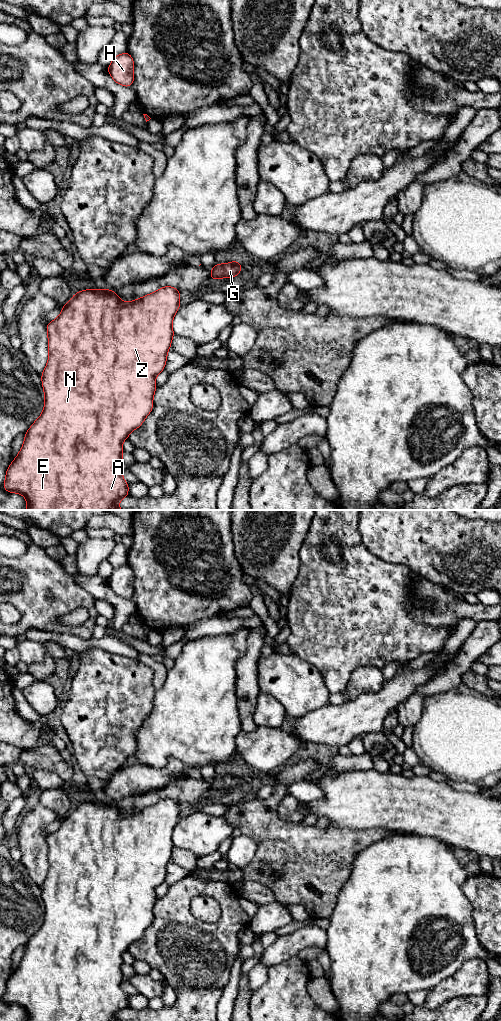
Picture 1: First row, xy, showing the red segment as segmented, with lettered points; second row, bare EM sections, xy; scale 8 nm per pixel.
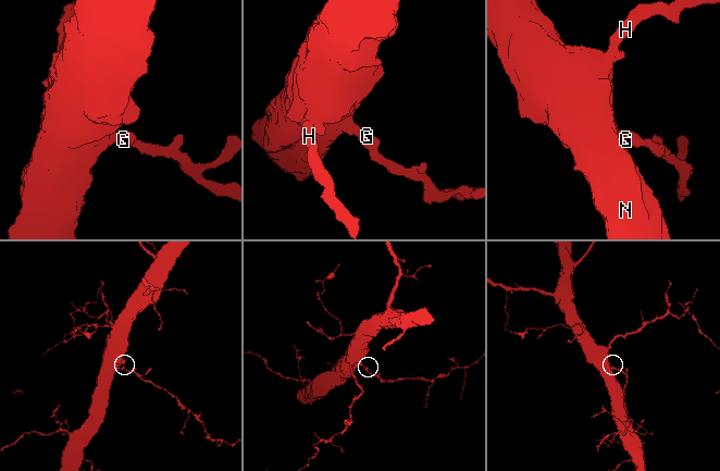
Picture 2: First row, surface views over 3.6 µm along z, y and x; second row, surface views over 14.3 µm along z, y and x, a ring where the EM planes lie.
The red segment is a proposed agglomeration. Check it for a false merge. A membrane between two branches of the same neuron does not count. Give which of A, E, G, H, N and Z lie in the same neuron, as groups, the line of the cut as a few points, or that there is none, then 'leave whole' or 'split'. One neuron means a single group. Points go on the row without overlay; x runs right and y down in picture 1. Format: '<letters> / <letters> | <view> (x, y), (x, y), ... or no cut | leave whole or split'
A E G H N Z | no cut | leave whole

